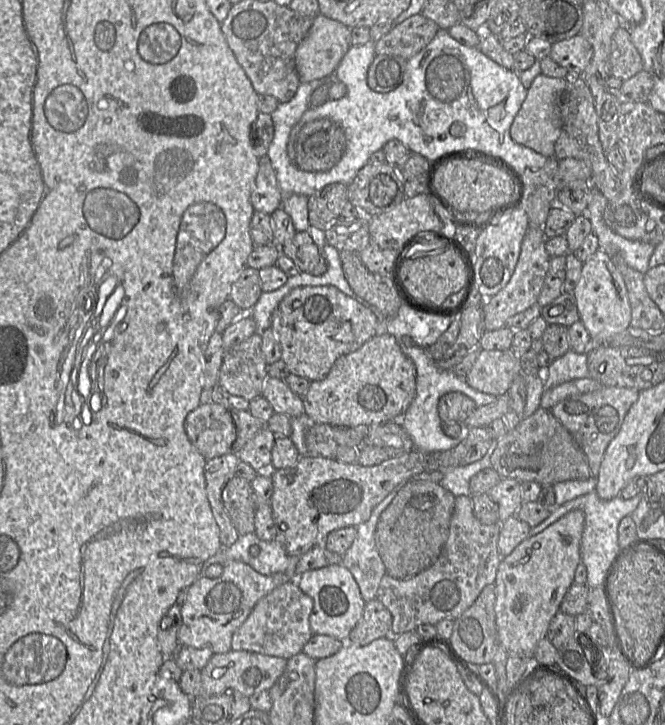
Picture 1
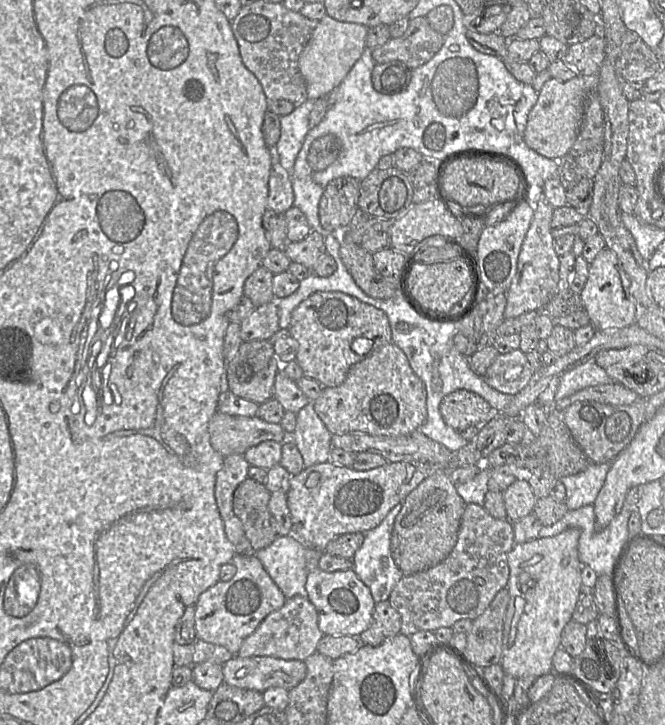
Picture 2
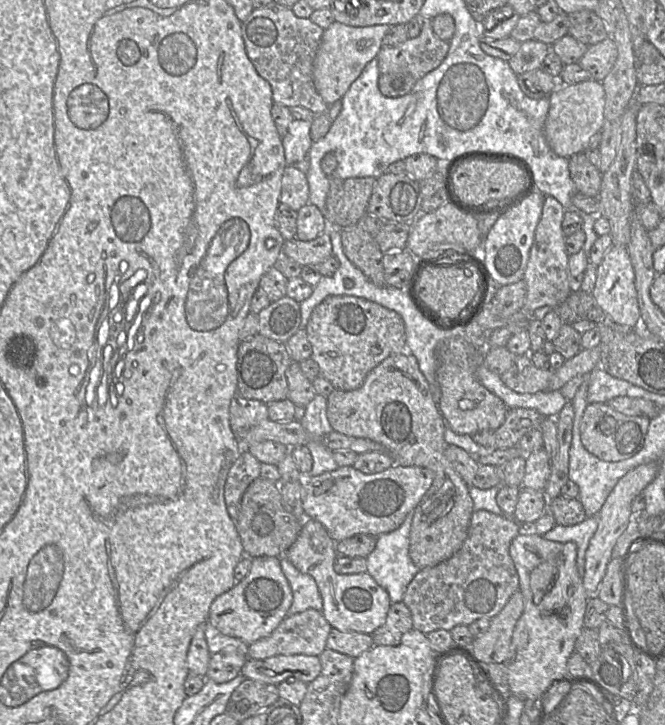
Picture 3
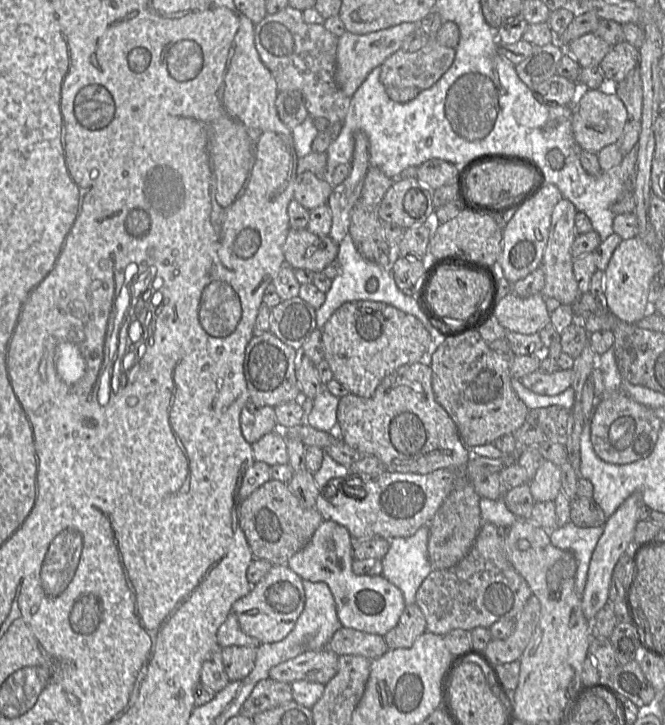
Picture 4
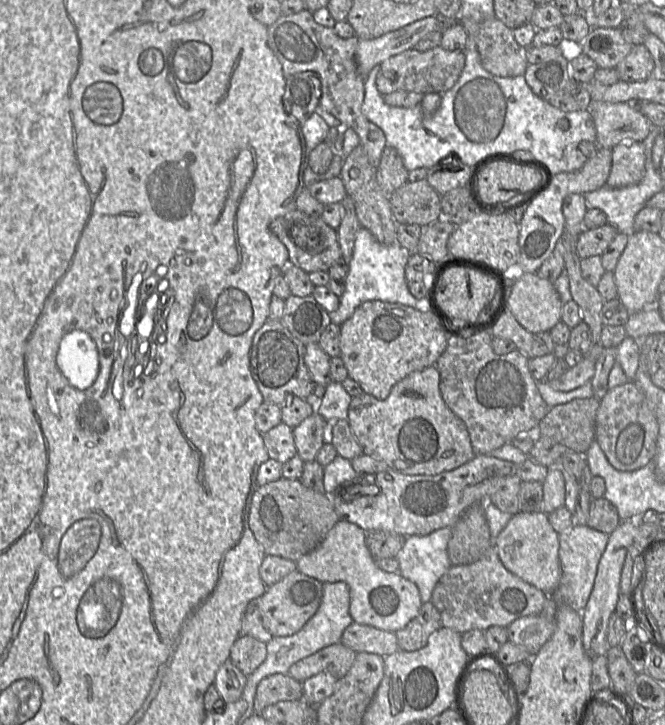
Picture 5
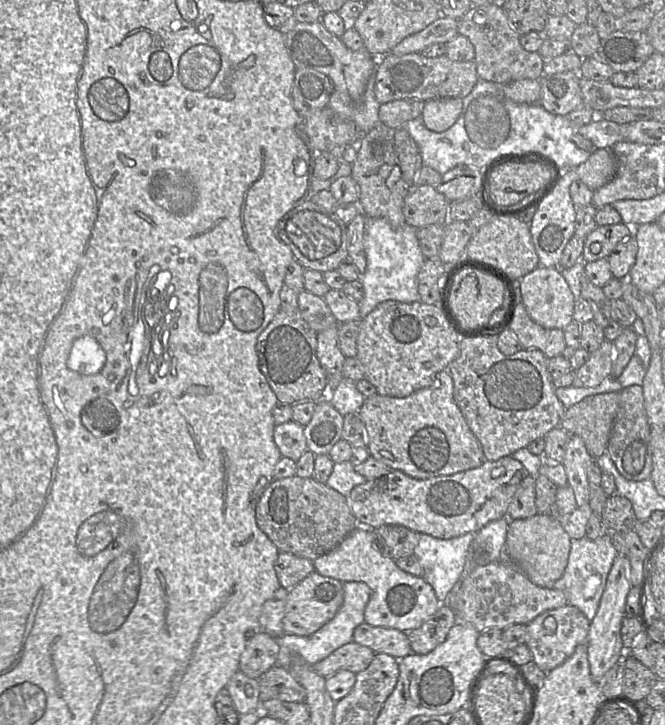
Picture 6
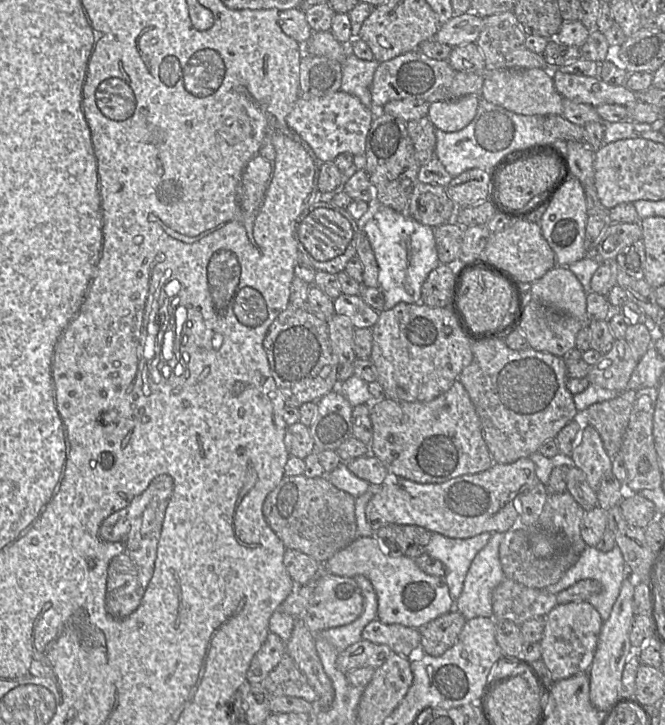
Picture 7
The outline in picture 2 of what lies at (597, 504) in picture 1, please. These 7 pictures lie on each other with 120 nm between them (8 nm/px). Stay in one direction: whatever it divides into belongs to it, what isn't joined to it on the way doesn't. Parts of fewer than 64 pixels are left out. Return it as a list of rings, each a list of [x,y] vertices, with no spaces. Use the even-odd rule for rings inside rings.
[[[588,504],[577,509],[568,510],[566,514],[552,525],[543,526],[538,538],[555,536],[569,527],[577,527],[581,533],[578,540],[578,557],[582,565],[591,567],[598,576],[609,575],[625,541],[629,536],[628,519],[635,510],[632,506],[624,505],[621,511],[603,529],[596,530],[594,505]]]

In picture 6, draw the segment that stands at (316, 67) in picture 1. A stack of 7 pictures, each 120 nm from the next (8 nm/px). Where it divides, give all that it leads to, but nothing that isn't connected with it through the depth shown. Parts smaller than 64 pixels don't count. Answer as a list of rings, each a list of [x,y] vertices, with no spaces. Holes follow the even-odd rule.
[[[440,16],[423,30],[409,35],[395,45],[390,53],[404,55],[420,52],[433,43],[447,43],[458,35],[458,19]]]

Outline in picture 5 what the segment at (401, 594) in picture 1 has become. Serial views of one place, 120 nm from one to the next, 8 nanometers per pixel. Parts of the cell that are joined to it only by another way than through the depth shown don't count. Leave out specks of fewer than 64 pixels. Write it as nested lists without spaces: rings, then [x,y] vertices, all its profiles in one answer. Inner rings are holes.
[[[494,540],[493,544],[478,560],[466,565],[451,566],[435,585],[430,602],[440,613],[442,627],[454,629],[461,634],[473,629],[485,631],[491,626],[507,627],[514,620],[539,614],[543,609],[549,596],[505,568],[498,557]]]

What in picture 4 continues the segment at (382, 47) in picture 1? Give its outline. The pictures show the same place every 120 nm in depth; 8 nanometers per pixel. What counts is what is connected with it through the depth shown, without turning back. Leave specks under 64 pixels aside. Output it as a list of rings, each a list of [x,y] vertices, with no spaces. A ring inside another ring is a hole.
[[[436,39],[430,40],[415,52],[402,49],[388,57],[381,65],[380,80],[385,87],[410,87],[426,90],[432,87],[451,67],[456,50],[441,45]]]

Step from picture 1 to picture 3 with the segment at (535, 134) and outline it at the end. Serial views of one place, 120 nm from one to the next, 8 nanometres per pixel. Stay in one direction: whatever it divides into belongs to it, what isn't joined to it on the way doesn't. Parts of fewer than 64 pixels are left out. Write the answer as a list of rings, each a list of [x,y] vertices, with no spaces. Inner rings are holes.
[[[588,80],[577,84],[562,84],[548,97],[550,108],[544,124],[546,141],[558,156],[569,158],[574,154],[596,149],[604,123],[605,92],[601,82]]]

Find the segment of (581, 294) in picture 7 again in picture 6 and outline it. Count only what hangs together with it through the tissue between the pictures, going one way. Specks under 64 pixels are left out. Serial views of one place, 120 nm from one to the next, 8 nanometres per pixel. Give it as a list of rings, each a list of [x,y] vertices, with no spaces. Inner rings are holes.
[[[542,267],[526,274],[520,280],[521,301],[529,317],[547,329],[563,329],[573,321],[575,298],[558,267]]]

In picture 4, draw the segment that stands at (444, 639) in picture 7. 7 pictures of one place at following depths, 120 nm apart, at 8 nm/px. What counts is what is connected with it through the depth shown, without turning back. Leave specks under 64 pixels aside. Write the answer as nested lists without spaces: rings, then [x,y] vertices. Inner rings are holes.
[[[416,604],[406,605],[397,624],[385,635],[389,649],[409,648],[416,638],[427,631],[426,620]]]

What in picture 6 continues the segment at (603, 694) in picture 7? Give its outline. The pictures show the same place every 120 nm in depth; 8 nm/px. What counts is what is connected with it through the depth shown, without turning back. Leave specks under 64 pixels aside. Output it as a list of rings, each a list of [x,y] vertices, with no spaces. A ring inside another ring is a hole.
[[[617,555],[608,573],[605,589],[601,596],[597,612],[590,621],[587,655],[590,673],[595,681],[600,680],[605,673],[622,657],[624,646],[621,639],[621,623],[625,616],[627,595],[632,587],[628,578],[629,560],[624,555]]]

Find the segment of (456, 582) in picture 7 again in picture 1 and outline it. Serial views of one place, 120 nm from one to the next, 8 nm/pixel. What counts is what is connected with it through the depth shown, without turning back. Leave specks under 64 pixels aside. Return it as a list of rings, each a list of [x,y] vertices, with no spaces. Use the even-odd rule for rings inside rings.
[[[398,490],[390,492],[373,509],[369,519],[356,527],[356,538],[342,556],[341,565],[352,574],[365,602],[376,598],[381,579],[386,575],[385,566],[376,549],[374,534],[380,515],[397,493]]]

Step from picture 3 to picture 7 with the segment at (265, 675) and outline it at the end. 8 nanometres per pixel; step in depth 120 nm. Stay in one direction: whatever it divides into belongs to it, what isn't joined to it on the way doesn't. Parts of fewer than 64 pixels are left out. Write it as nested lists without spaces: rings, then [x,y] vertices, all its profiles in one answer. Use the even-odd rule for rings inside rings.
[[[361,639],[338,654],[336,665],[343,673],[357,668],[378,668],[391,653],[392,650],[387,645]]]

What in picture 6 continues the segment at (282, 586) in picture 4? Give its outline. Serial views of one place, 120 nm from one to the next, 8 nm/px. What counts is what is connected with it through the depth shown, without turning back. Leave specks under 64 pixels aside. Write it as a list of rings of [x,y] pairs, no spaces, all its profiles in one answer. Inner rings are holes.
[[[313,571],[289,590],[286,599],[286,612],[282,620],[284,633],[296,636],[312,635],[336,615],[343,599],[344,590],[341,581]]]

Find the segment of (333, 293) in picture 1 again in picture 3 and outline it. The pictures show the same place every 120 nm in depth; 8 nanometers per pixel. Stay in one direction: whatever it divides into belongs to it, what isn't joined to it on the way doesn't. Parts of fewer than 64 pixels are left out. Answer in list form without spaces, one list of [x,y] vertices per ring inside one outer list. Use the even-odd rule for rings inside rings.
[[[328,296],[313,309],[303,329],[312,346],[311,359],[318,364],[320,376],[342,391],[359,388],[368,373],[388,356],[407,352],[402,317],[376,302],[356,296]]]

